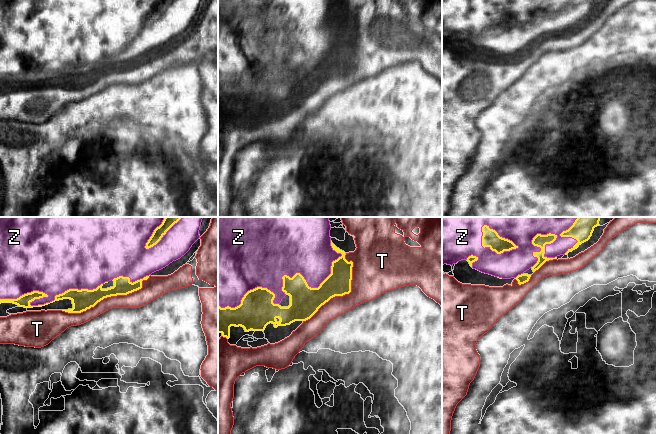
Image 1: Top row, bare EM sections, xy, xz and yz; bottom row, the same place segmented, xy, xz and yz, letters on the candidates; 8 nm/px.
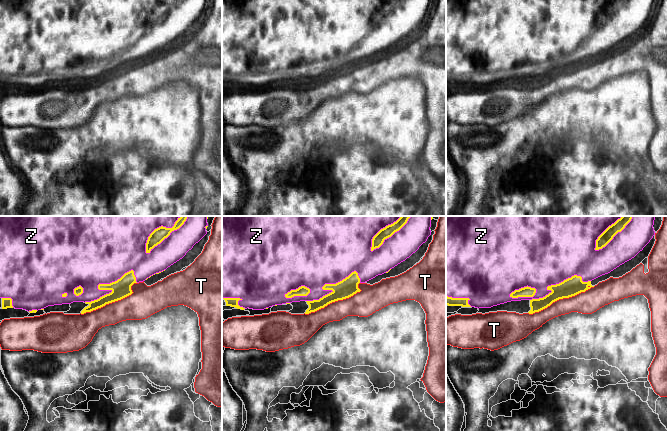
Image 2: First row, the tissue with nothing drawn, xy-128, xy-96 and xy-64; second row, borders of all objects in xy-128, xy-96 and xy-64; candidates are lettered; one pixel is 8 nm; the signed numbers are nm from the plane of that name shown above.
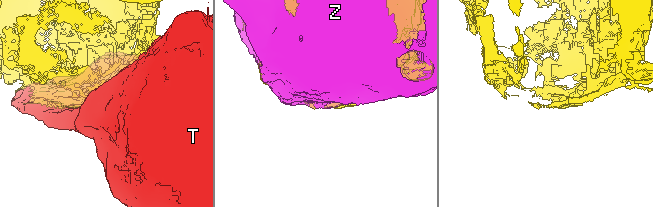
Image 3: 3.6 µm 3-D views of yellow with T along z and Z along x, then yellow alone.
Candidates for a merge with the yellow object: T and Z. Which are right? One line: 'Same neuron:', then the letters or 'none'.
Same neuron: none

